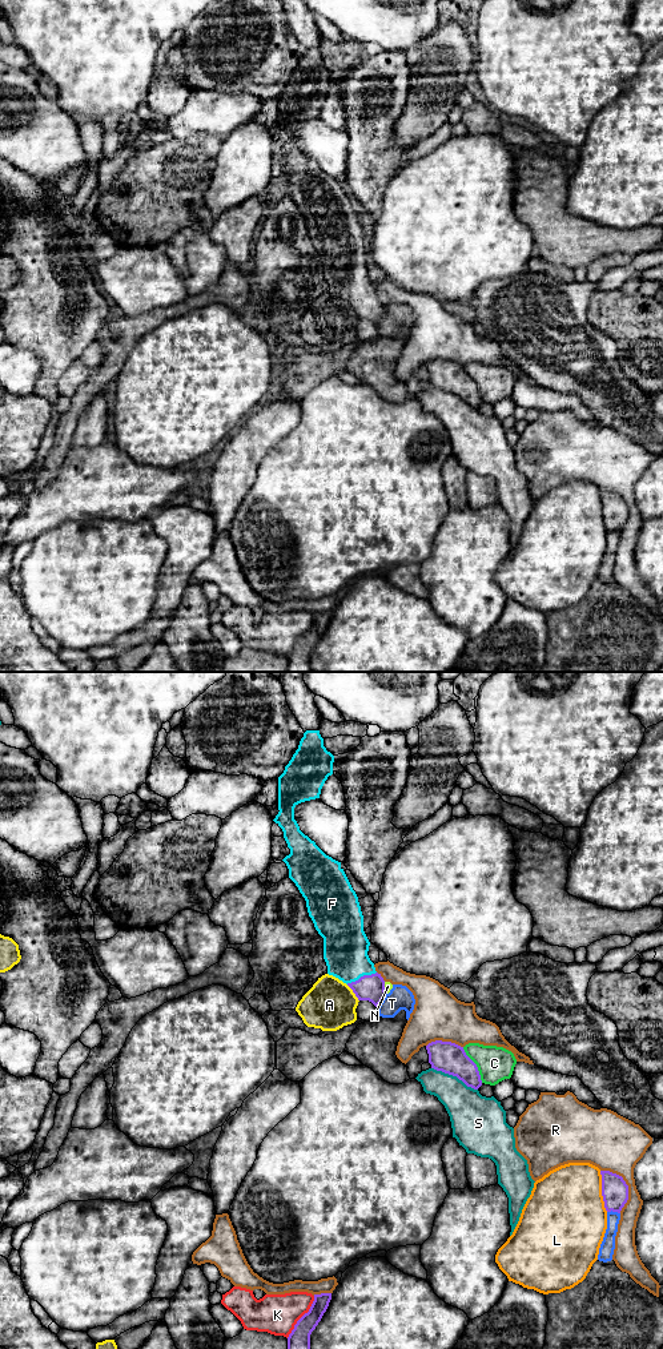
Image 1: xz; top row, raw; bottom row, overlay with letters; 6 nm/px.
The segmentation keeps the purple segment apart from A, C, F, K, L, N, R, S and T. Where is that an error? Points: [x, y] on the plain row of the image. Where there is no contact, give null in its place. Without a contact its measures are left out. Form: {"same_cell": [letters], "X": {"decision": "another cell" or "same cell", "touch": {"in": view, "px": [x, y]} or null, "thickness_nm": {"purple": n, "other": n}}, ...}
{"same_cell": ["F"], "A": {"decision": "another cell", "touch": {"in": "xz", "px": [353, 310]}, "thickness_nm": {"purple": 160, "other": 300}}, "C": {"decision": "another cell", "touch": {"in": "xz", "px": [475, 383]}, "thickness_nm": {"purple": 190, "other": 220}}, "F": {"decision": "same cell", "touch": {"in": "xz", "px": [361, 296]}, "thickness_nm": {"purple": 160, "other": 280}}, "K": {"decision": "another cell", "touch": {"in": "xz", "px": [301, 636]}, "thickness_nm": {"purple": 140, "other": 240}}, "L": {"decision": "another cell", "touch": {"in": "xz", "px": [602, 510]}, "thickness_nm": {"purple": 160, "other": 460}}, "N": {"decision": "another cell", "touch": {"in": "xz", "px": [384, 306]}, "thickness_nm": {"purple": 160, "other": 50}}, "R": {"decision": "another cell", "touch": {"in": "xz", "px": [626, 503]}, "thickness_nm": {"purple": 160, "other": 320}}, "S": {"decision": "another cell", "touch": {"in": "xz", "px": [454, 394]}, "thickness_nm": {"purple": 190, "other": 260}}, "T": {"decision": "another cell", "touch": {"in": "xz", "px": [381, 319]}, "thickness_nm": {"purple": 160, "other": 140}}}

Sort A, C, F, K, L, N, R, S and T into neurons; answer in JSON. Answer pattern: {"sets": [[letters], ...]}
{"sets": [["A"], ["C"], ["F"], ["K"], ["L"], ["N", "T"], ["R"], ["S"]]}

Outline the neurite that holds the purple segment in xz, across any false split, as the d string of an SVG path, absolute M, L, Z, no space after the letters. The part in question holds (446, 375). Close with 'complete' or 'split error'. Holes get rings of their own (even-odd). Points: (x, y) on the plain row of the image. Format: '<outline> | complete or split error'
M435 359L426 365L431 387L457 395L467 406L478 408L482 404L477 383L466 374L463 366Z | complete

